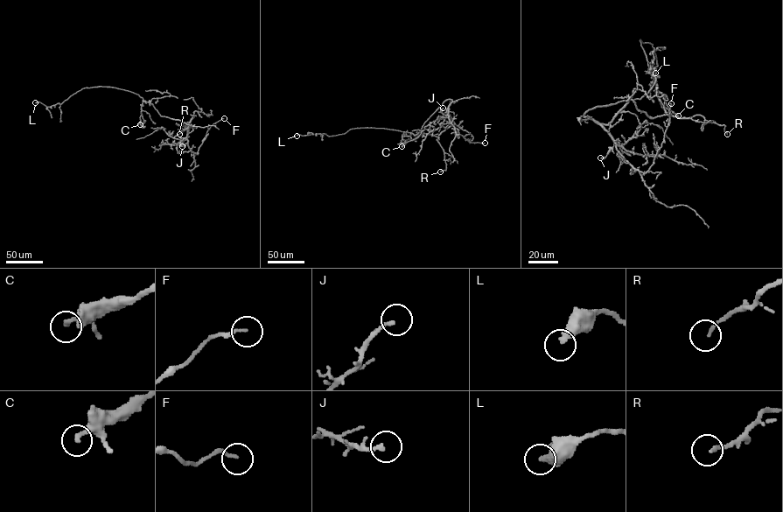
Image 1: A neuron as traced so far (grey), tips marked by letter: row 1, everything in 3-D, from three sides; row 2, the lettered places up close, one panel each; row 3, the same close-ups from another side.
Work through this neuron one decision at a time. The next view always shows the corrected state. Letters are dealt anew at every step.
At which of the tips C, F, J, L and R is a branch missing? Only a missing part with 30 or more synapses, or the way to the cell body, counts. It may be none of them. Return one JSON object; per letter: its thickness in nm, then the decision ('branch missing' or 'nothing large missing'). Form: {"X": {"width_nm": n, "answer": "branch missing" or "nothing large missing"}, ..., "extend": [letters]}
{"C": {"width_nm": 240, "answer": "nothing large missing"}, "F": {"width_nm": 150, "answer": "nothing large missing"}, "J": {"width_nm": 180, "answer": "nothing large missing"}, "L": {"width_nm": 360, "answer": "nothing large missing"}, "R": {"width_nm": 140, "answer": "nothing large missing"}, "extend": []}

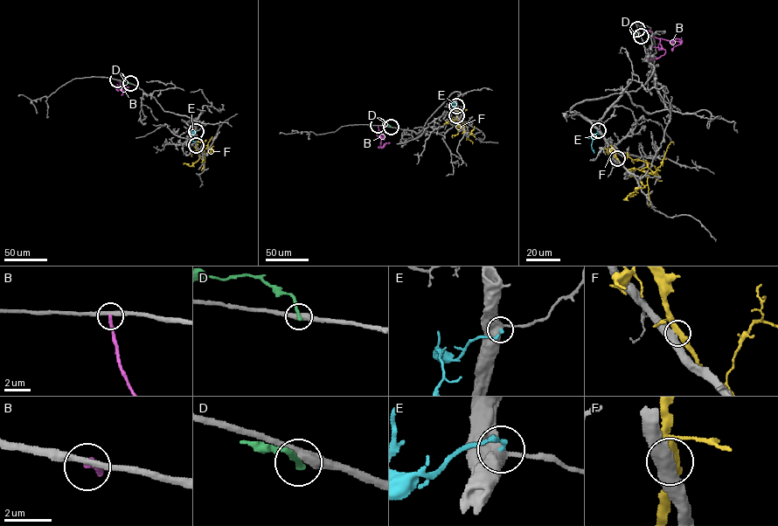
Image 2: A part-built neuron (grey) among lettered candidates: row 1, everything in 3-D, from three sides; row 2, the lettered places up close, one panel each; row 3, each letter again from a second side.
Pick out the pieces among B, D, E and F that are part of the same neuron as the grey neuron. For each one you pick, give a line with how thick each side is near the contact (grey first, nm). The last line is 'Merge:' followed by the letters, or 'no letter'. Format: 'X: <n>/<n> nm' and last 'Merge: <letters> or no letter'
Merge: no letter

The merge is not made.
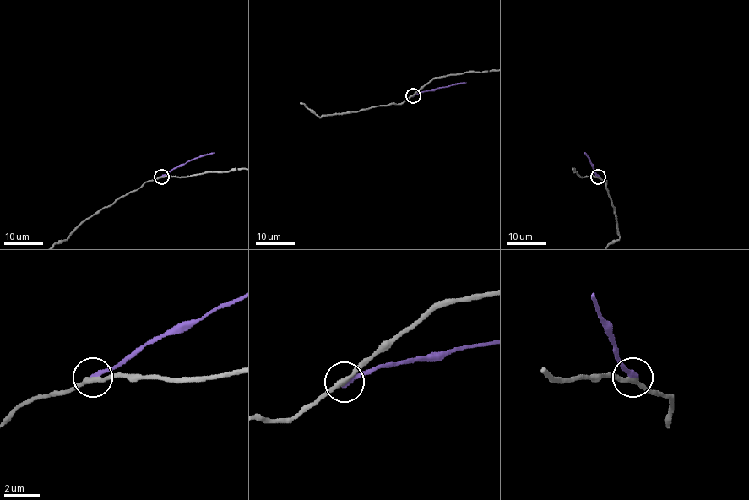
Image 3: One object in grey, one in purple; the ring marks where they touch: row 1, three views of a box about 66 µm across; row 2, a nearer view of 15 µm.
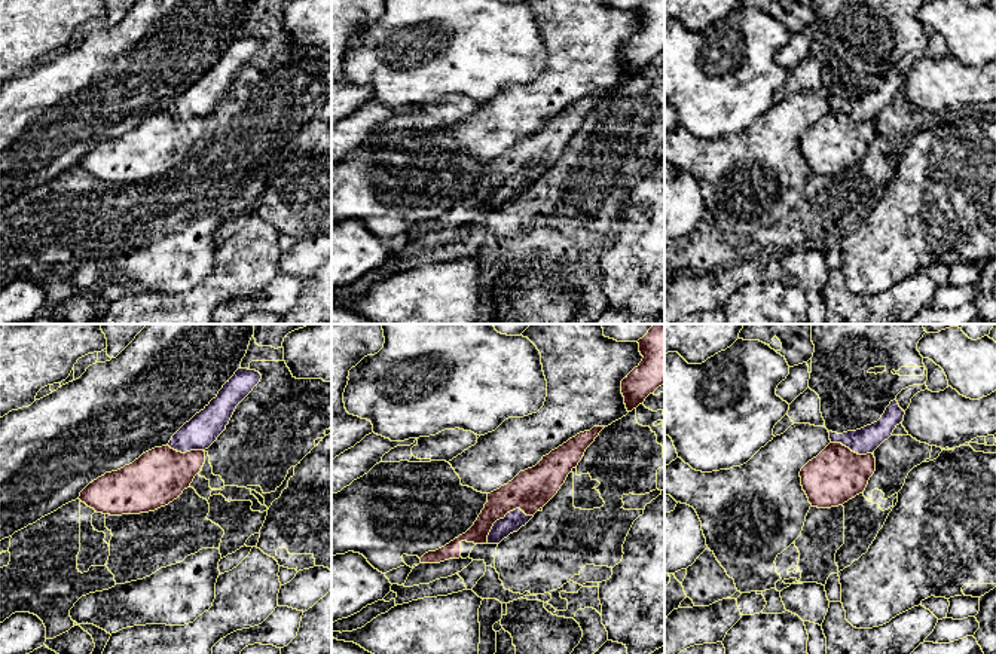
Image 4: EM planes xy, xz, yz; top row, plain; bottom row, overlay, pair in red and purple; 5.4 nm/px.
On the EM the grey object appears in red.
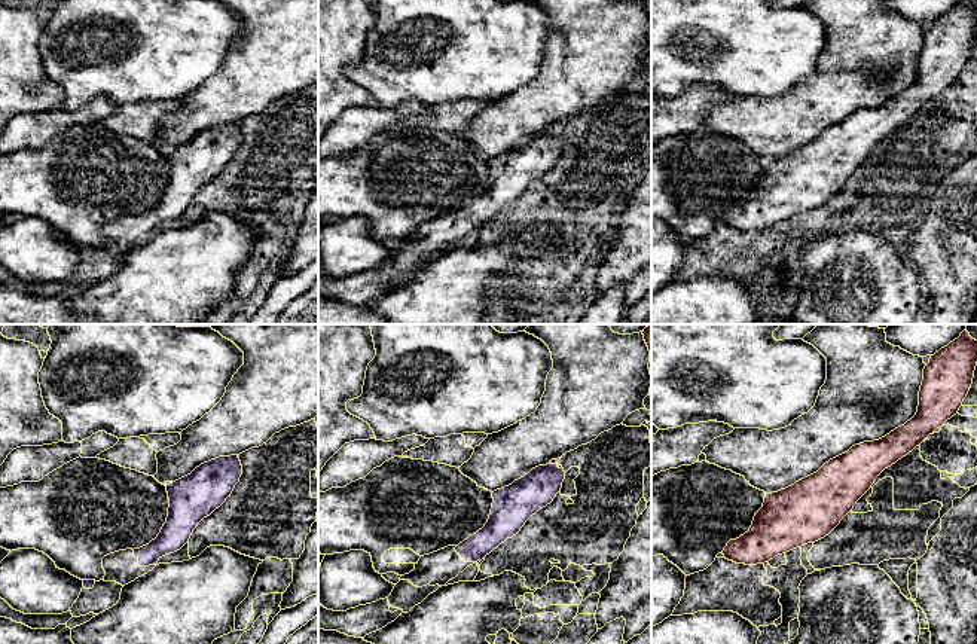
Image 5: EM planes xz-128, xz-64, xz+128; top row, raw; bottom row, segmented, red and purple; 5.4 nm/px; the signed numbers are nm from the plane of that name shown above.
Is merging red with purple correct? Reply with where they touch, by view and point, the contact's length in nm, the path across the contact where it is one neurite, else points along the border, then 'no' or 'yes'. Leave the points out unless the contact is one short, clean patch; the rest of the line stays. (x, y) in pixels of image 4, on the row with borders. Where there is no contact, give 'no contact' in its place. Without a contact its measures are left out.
contact xz (503, 517); length 300 nm; no

